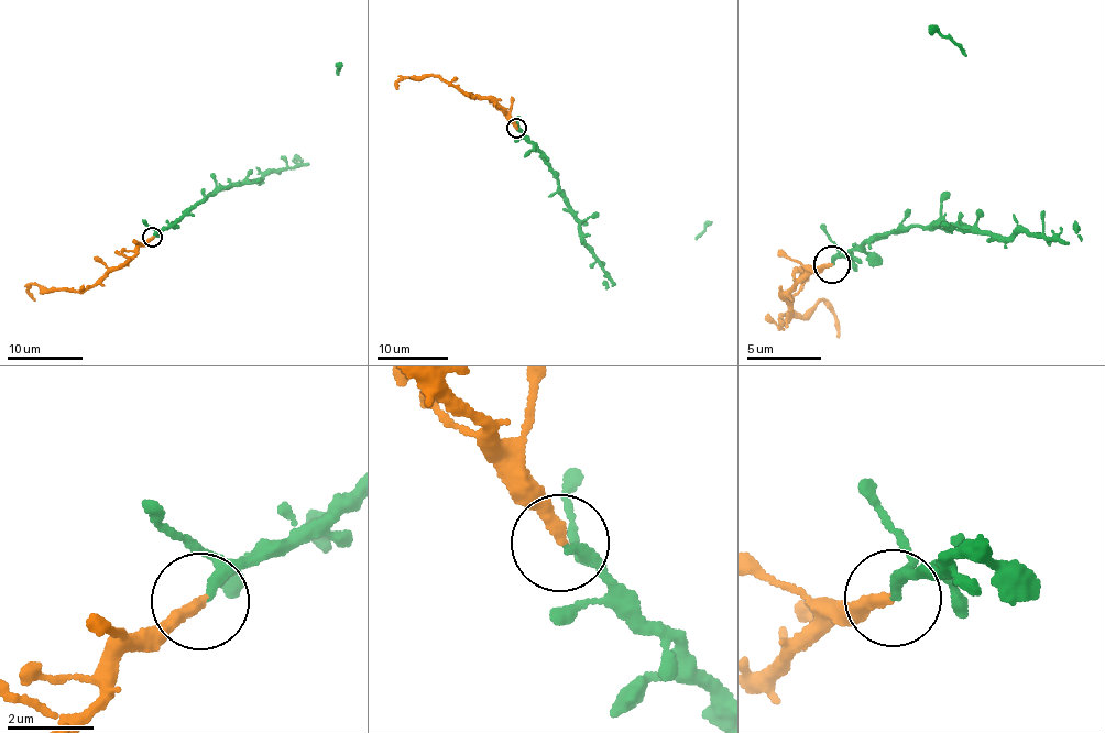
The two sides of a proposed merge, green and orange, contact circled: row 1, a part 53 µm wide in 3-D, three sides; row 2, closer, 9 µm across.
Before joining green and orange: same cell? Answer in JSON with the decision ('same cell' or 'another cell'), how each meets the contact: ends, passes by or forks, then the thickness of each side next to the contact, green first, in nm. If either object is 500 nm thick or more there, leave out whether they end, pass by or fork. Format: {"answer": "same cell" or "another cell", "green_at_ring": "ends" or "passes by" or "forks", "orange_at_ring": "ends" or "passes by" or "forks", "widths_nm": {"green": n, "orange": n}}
{"answer": "same cell", "green_at_ring": "passes by", "orange_at_ring": "ends", "widths_nm": {"green": 170, "orange": 280}}

